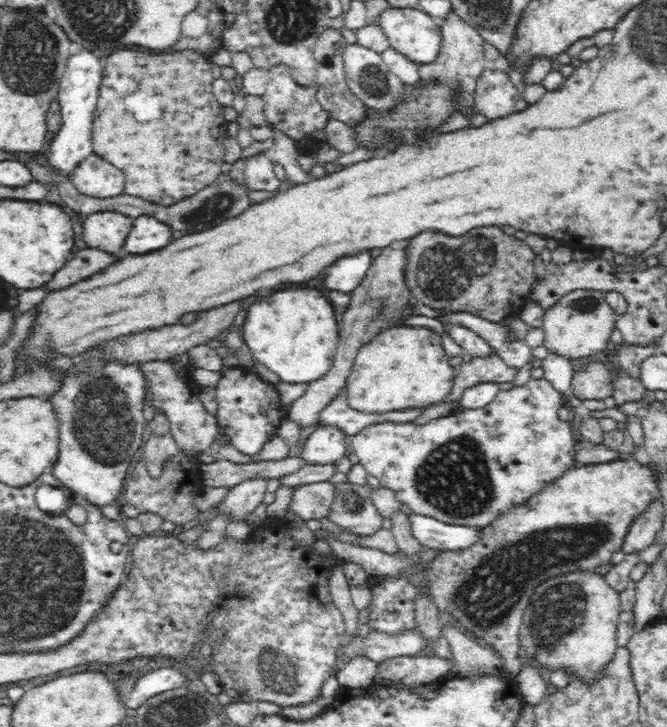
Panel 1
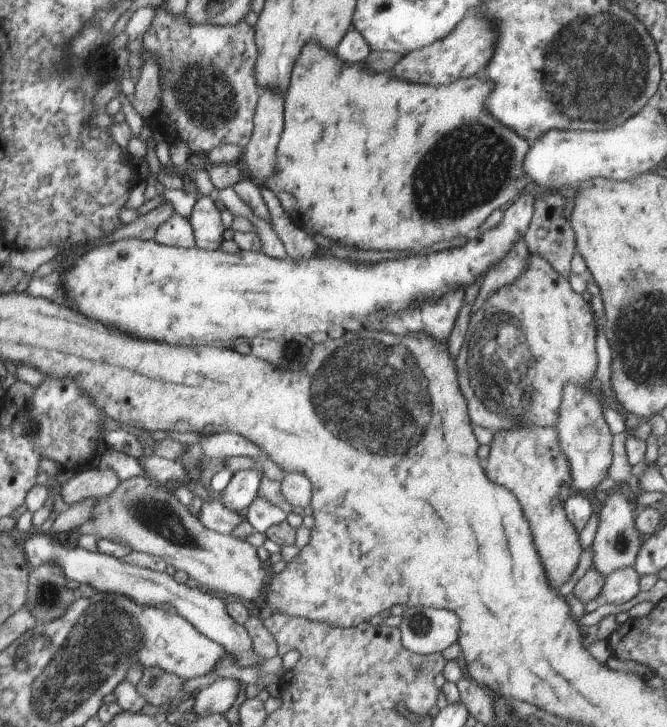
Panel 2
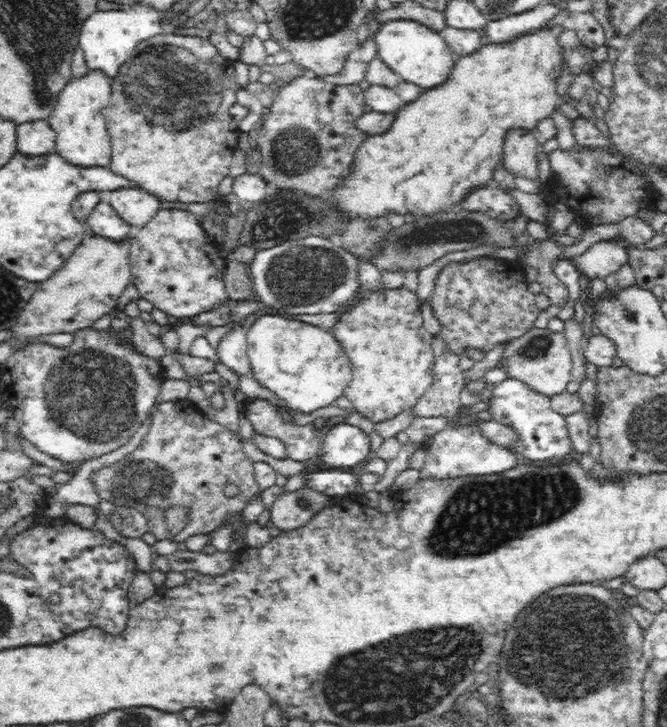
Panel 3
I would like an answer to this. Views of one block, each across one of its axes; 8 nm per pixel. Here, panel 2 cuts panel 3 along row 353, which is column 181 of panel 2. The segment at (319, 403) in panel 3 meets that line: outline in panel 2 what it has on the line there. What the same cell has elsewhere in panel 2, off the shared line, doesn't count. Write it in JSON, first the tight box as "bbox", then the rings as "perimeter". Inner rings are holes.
{"bbox":[63,189,537,346],"perimeter":[[[537,189],[524,192],[510,208],[504,211],[502,222],[482,234],[471,235],[464,246],[432,252],[426,256],[410,256],[398,260],[386,260],[380,264],[350,264],[338,258],[310,258],[310,260],[284,260],[268,257],[261,251],[241,250],[228,254],[222,250],[169,247],[140,238],[128,238],[112,244],[102,244],[86,252],[63,273],[63,283],[68,297],[65,303],[88,318],[107,324],[110,328],[127,332],[144,340],[168,342],[172,346],[208,345],[216,340],[236,340],[236,338],[254,338],[256,336],[277,339],[286,334],[304,334],[306,336],[306,316],[308,316],[308,334],[322,332],[322,310],[326,324],[342,324],[350,318],[366,322],[368,314],[376,312],[404,312],[412,308],[412,302],[418,306],[422,302],[440,300],[452,290],[468,288],[474,282],[483,280],[488,270],[498,266],[506,258],[514,244],[525,235],[531,220],[535,216]]]}

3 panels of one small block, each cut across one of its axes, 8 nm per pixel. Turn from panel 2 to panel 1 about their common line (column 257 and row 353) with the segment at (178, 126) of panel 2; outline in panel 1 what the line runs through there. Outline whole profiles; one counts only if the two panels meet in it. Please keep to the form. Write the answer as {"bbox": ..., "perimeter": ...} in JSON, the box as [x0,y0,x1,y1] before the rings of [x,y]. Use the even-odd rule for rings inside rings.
{"bbox":[24,340,147,507],"perimeter":[[[117,340],[102,342],[100,345],[93,346],[90,349],[90,352],[86,350],[84,353],[79,354],[63,354],[58,352],[58,349],[55,346],[48,345],[45,348],[44,357],[28,357],[28,360],[24,360],[24,367],[27,368],[26,370],[28,372],[34,371],[36,368],[48,368],[52,370],[58,370],[60,373],[64,373],[64,380],[61,380],[62,385],[60,388],[57,391],[54,391],[47,398],[48,400],[52,400],[52,404],[54,404],[54,410],[56,410],[56,414],[58,414],[58,422],[60,422],[60,426],[58,426],[58,430],[60,430],[58,458],[56,459],[56,462],[54,462],[54,466],[52,466],[52,470],[48,471],[50,471],[65,487],[68,487],[76,494],[82,495],[96,507],[106,506],[106,504],[115,504],[118,494],[122,492],[126,470],[128,470],[128,466],[130,466],[130,462],[132,462],[132,458],[134,458],[134,454],[136,454],[136,451],[138,448],[140,448],[140,444],[142,444],[142,442],[147,438],[147,434],[144,432],[144,430],[146,430],[146,419],[144,419],[144,416],[142,415],[142,408],[144,408],[144,399],[146,397],[146,393],[144,393],[144,374],[142,373],[140,363],[122,365],[121,363],[118,363],[118,361],[107,359],[106,346],[108,344],[116,343],[116,341]]]}

